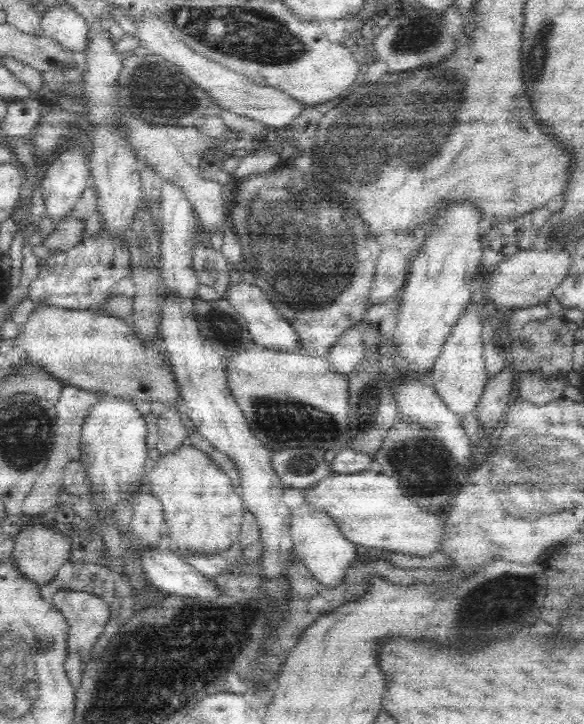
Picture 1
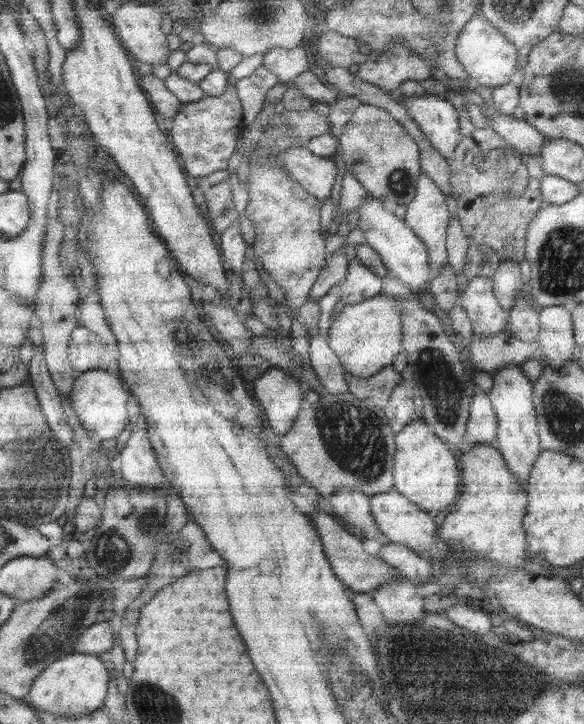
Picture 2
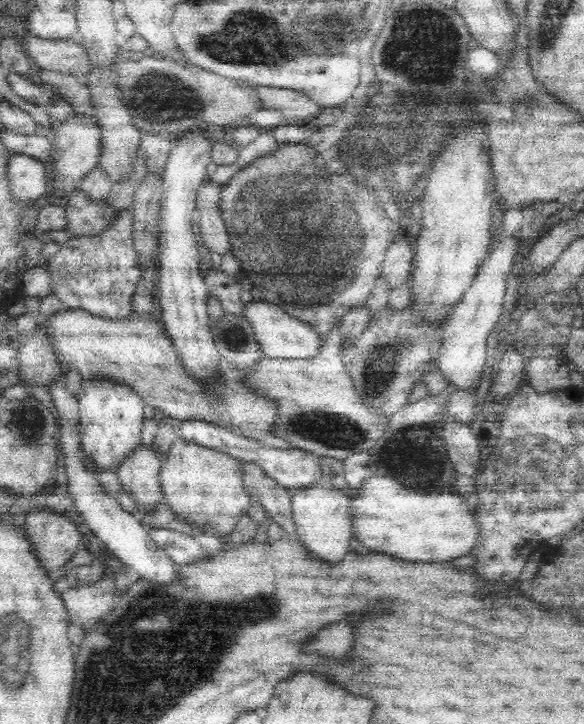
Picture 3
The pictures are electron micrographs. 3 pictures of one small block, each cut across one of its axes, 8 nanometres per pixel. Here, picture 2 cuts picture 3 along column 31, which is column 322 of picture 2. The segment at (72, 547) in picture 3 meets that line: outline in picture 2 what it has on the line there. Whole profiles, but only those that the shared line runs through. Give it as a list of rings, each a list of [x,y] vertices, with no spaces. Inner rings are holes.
[[[313,510],[313,514],[309,518],[313,520],[319,542],[325,548],[325,556],[329,560],[329,566],[333,568],[333,574],[341,580],[341,584],[345,584],[345,588],[349,590],[351,596],[353,594],[375,594],[385,584],[405,582],[405,578],[395,568],[391,568],[387,562],[383,562],[379,558],[373,558],[371,554],[365,554],[363,548],[361,548],[363,542],[357,540],[355,536],[351,536],[349,532],[345,532],[345,528],[335,520],[335,516]]]

